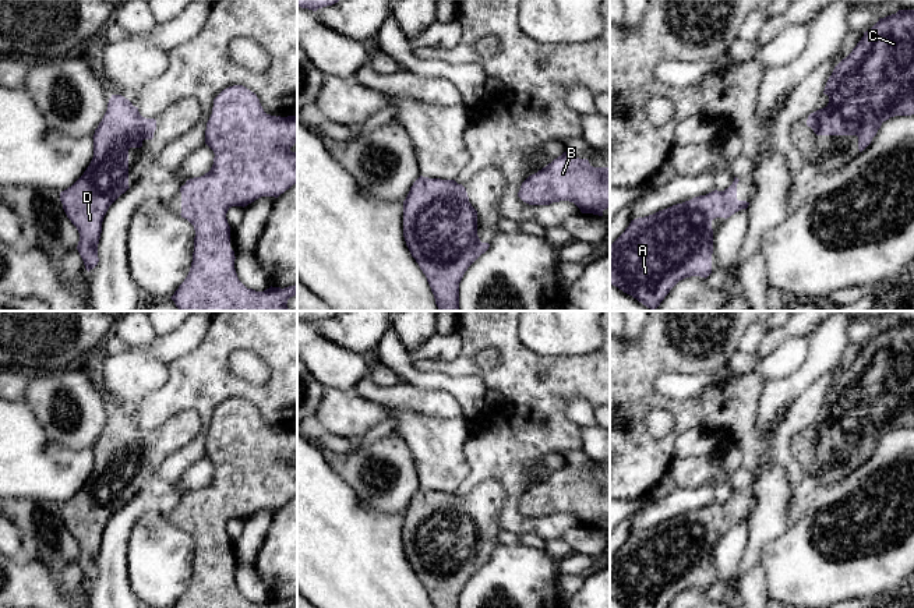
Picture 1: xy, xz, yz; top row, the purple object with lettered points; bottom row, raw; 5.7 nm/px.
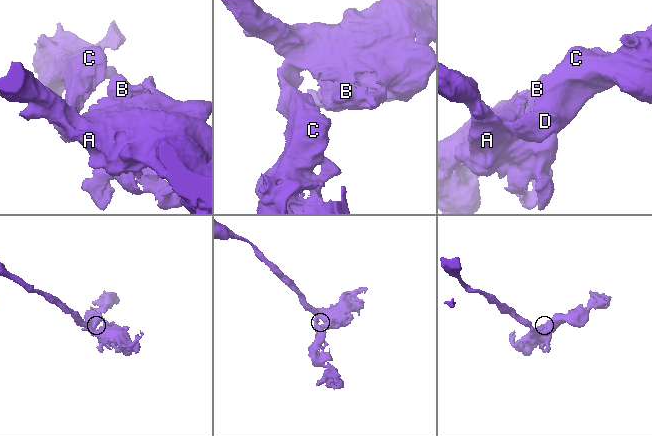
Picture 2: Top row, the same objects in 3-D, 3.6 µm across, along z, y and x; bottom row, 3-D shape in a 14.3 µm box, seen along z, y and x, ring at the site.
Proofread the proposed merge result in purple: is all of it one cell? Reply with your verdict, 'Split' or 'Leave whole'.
Leave whole

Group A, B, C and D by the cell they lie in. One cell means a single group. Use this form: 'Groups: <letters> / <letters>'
Groups: A B C D

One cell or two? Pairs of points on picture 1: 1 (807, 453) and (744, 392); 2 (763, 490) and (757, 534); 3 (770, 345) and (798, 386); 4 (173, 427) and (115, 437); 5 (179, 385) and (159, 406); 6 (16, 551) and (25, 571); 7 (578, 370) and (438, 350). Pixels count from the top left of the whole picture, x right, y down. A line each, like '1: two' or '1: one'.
1: two
2: one
3: two
4: one
5: one
6: two
7: two

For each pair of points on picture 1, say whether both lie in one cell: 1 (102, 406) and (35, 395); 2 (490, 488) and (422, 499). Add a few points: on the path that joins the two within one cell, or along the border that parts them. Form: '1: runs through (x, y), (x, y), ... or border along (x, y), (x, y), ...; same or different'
1: runs through (85, 406), (67, 388), (57, 386), (52, 391); same
2: runs through (473, 505), (438, 505); same

